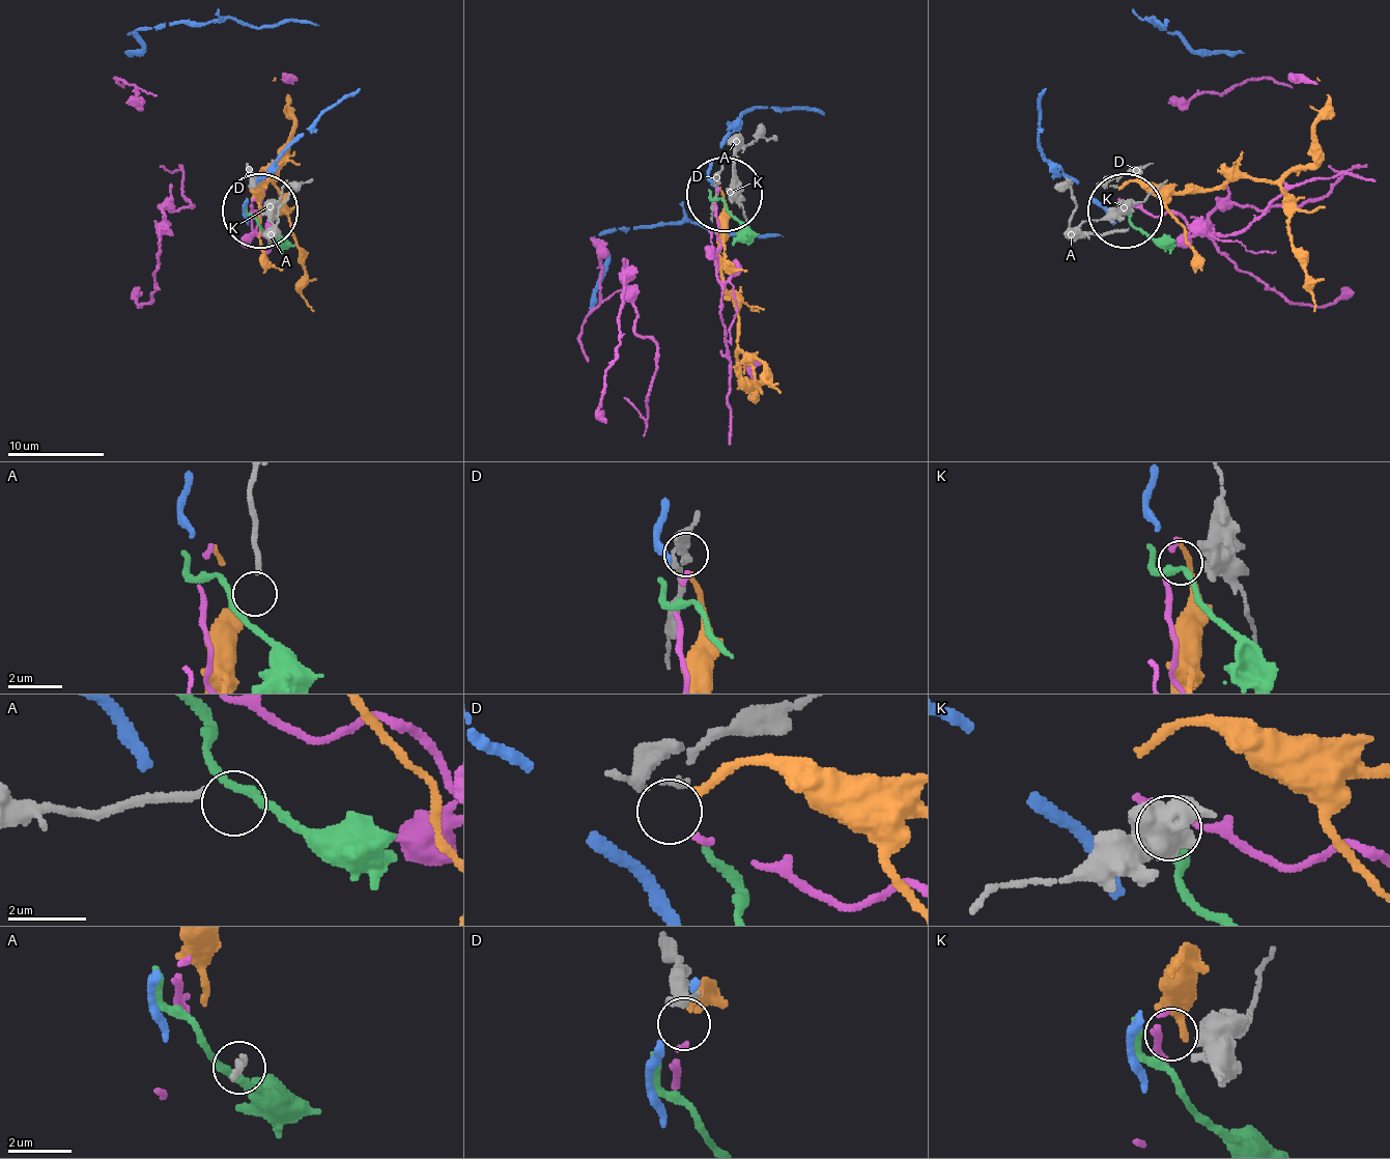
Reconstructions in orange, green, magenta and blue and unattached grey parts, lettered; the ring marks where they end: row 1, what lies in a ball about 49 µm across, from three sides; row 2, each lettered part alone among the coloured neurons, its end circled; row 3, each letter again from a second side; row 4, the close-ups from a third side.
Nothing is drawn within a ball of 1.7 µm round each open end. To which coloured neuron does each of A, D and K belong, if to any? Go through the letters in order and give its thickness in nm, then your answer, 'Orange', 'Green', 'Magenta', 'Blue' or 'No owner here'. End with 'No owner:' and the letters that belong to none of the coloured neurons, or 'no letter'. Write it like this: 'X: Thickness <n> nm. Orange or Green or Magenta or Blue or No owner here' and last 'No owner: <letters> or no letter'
A: Thickness 190 nm. No owner here
D: Thickness 170 nm. Magenta
K: Thickness 550 nm. Green
No owner: A

